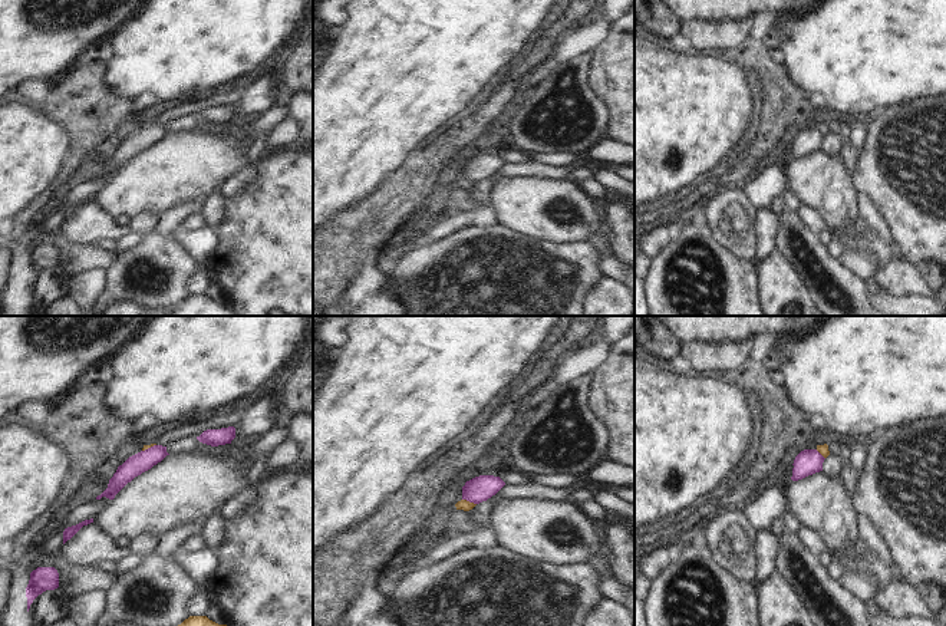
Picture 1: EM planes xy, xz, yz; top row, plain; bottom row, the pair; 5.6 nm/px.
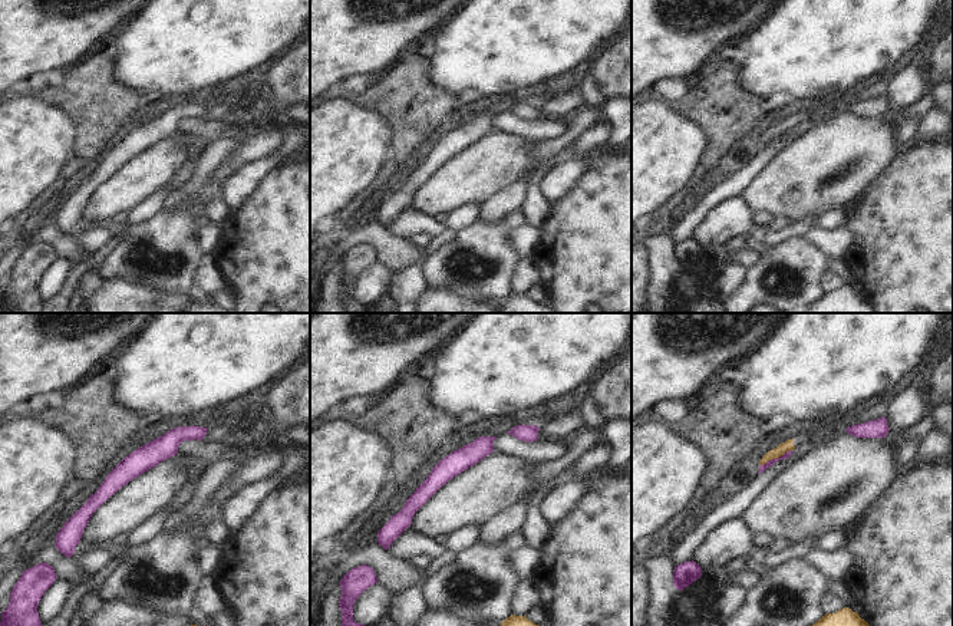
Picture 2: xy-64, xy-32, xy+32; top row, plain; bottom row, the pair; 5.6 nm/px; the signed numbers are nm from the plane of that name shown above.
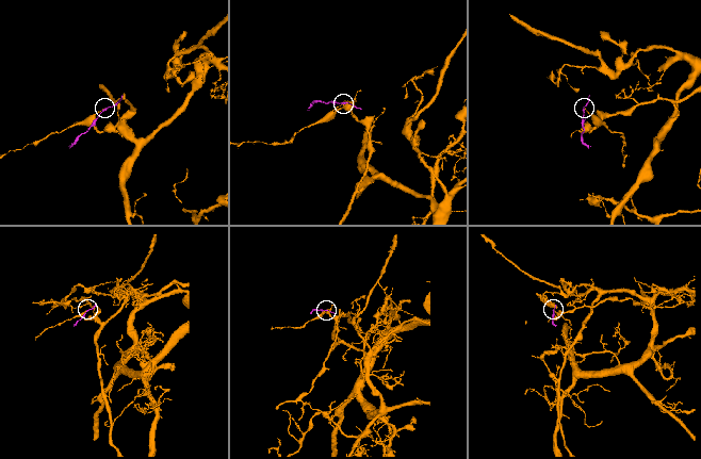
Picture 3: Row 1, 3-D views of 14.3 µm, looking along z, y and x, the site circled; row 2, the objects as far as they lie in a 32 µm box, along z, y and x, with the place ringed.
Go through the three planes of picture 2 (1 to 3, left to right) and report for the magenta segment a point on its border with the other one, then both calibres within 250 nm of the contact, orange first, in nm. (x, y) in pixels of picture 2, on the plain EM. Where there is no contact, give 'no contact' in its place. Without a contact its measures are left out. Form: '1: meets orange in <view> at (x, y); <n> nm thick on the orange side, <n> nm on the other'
1: no contact
2: no contact
3: meets orange in xy+32 at (775, 135); 60 nm thick on the orange side, 40 nm on the other

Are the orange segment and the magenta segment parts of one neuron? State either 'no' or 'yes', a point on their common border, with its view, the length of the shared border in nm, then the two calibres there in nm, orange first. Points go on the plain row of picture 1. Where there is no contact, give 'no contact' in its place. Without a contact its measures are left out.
no; contact xz (468, 180); length 90 nm; calibres 60 and 140 nm

